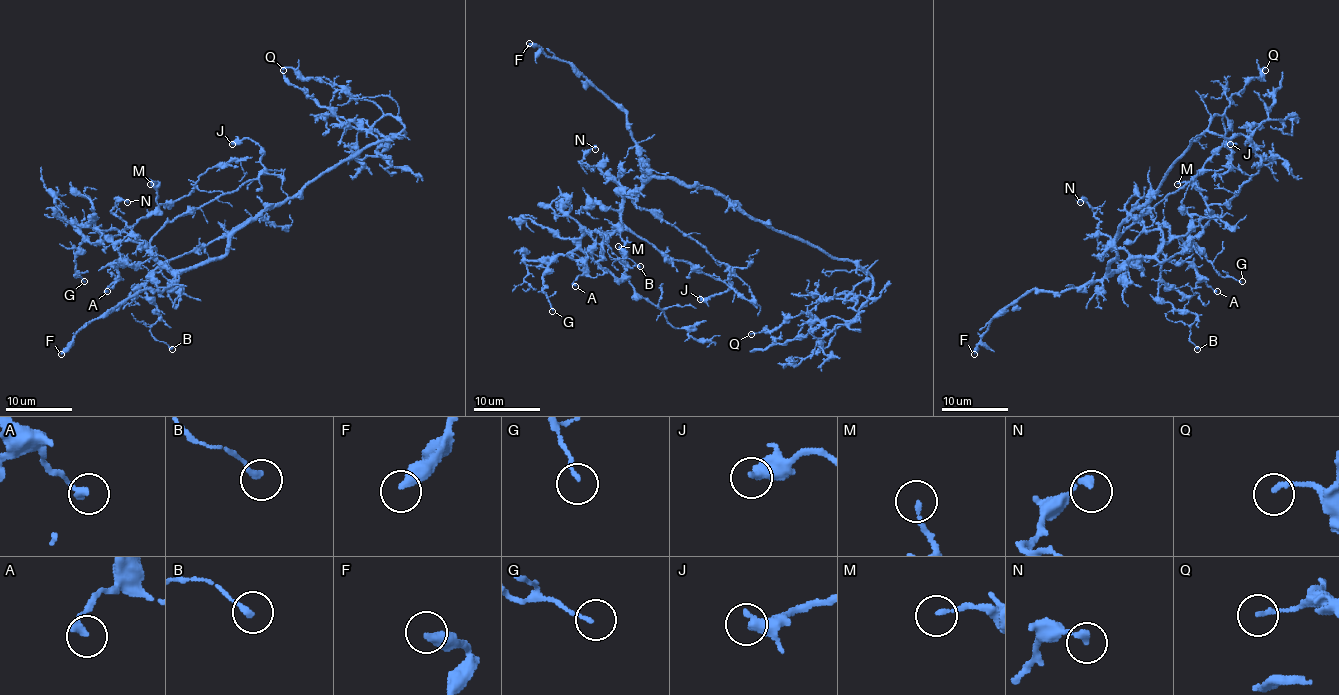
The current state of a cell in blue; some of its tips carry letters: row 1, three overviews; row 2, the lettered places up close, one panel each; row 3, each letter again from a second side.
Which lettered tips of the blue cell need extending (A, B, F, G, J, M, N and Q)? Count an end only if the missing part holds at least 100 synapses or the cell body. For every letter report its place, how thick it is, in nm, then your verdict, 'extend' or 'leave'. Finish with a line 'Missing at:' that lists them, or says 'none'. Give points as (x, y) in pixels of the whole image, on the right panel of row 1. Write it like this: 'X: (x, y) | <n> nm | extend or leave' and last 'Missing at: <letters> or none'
A: (1217, 291) | 260 nm | leave
B: (1197, 349) | 200 nm | leave
F: (974, 354) | 400 nm | extend
G: (1242, 281) | 120 nm | leave
J: (1230, 144) | 360 nm | leave
M: (1177, 184) | 140 nm | leave
N: (1080, 202) | 260 nm | leave
Q: (1265, 70) | 160 nm | leave
Missing at: F

